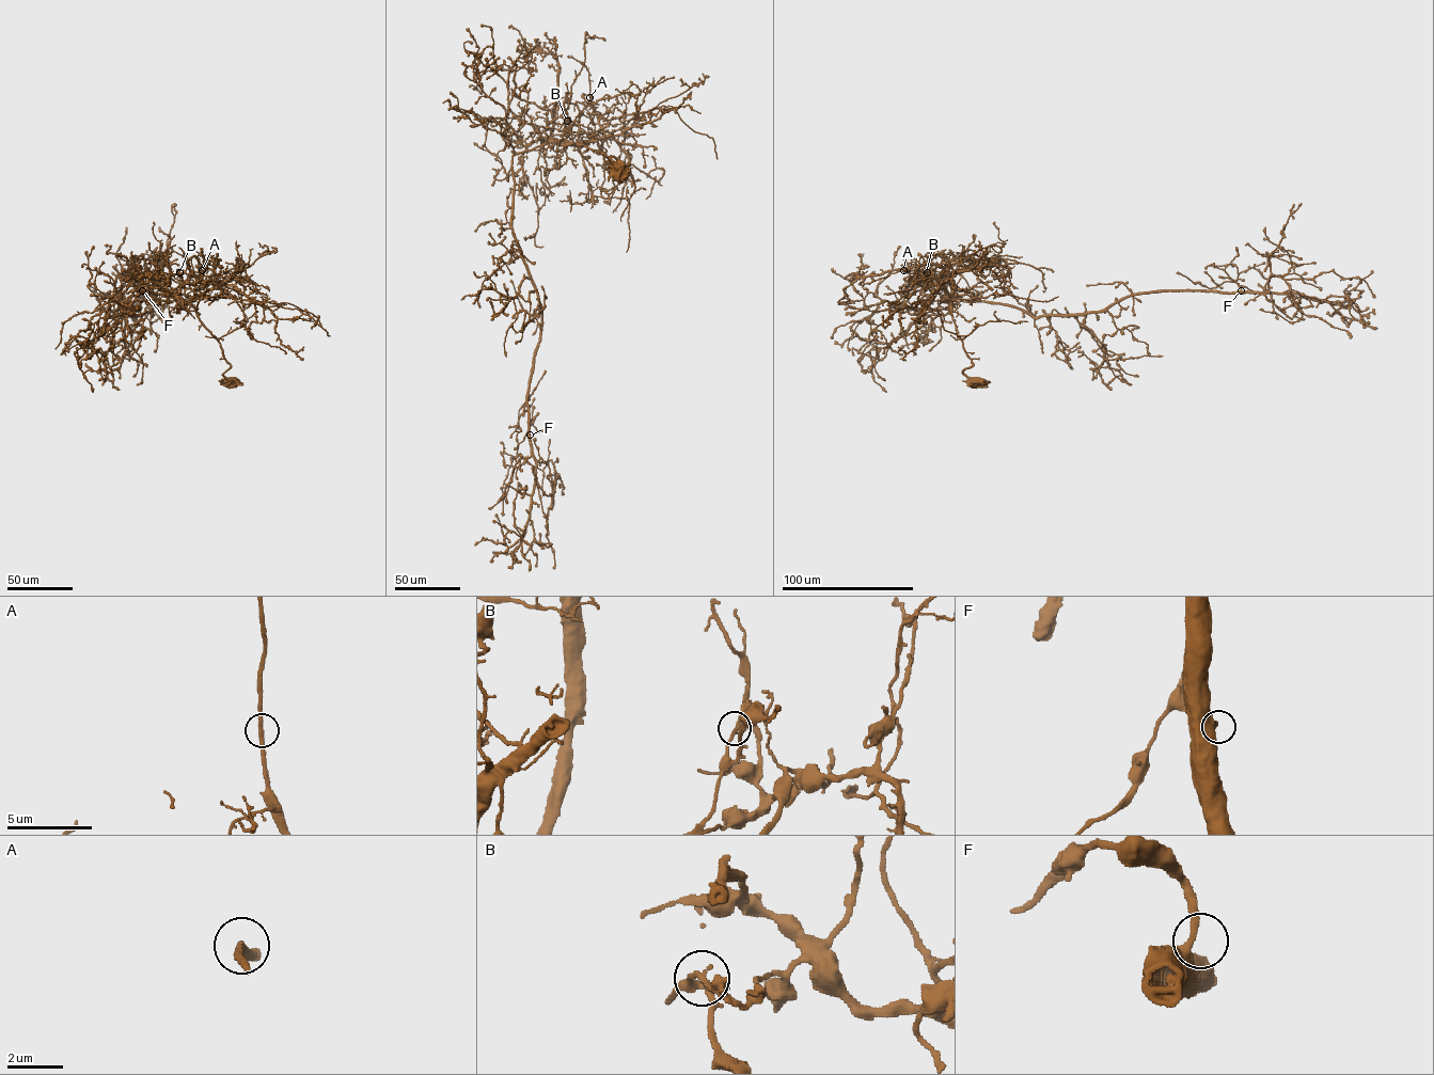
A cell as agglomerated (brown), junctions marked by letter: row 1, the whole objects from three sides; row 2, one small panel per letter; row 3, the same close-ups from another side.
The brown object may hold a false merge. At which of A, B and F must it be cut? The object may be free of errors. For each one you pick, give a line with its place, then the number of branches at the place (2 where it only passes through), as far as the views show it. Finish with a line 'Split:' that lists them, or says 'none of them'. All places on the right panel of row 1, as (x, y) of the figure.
B: at (927, 272); 2 branches meet
Split: B

